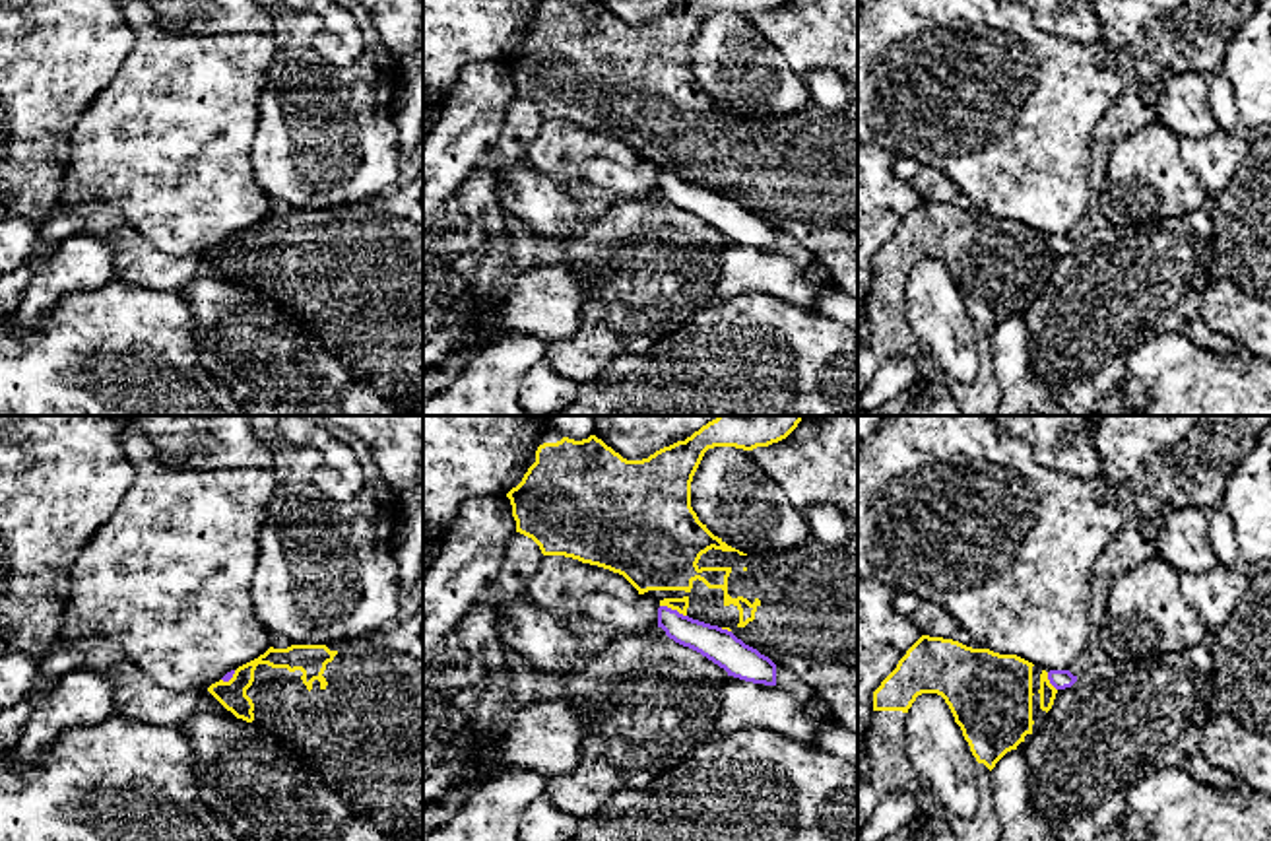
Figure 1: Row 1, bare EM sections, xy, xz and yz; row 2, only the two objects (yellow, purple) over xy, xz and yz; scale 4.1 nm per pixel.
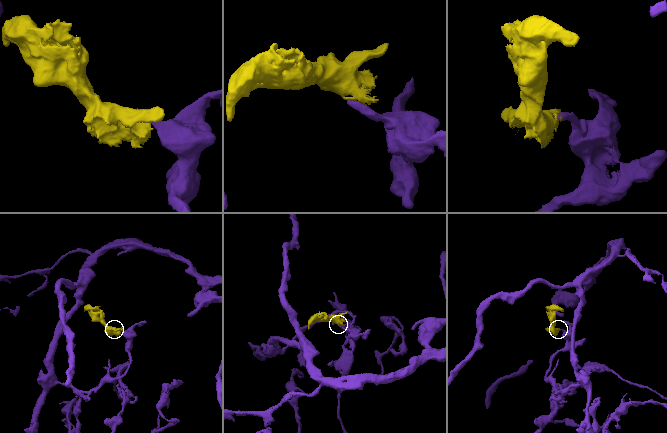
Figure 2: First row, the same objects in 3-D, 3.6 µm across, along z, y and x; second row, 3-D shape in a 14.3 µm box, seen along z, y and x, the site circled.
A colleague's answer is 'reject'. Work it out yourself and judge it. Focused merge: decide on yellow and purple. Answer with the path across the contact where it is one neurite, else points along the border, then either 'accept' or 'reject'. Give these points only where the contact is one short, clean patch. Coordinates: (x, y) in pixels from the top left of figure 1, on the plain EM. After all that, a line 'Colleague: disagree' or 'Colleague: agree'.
border along xz (660, 169), (685, 181); reject
Colleague: agree

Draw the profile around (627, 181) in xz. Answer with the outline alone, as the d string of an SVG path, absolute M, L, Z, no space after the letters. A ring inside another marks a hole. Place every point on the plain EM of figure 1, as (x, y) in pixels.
M592 157L584 163L580 179L621 198L636 198L658 190L658 173L660 165L646 159L638 159L635 165L619 165L605 157Z

